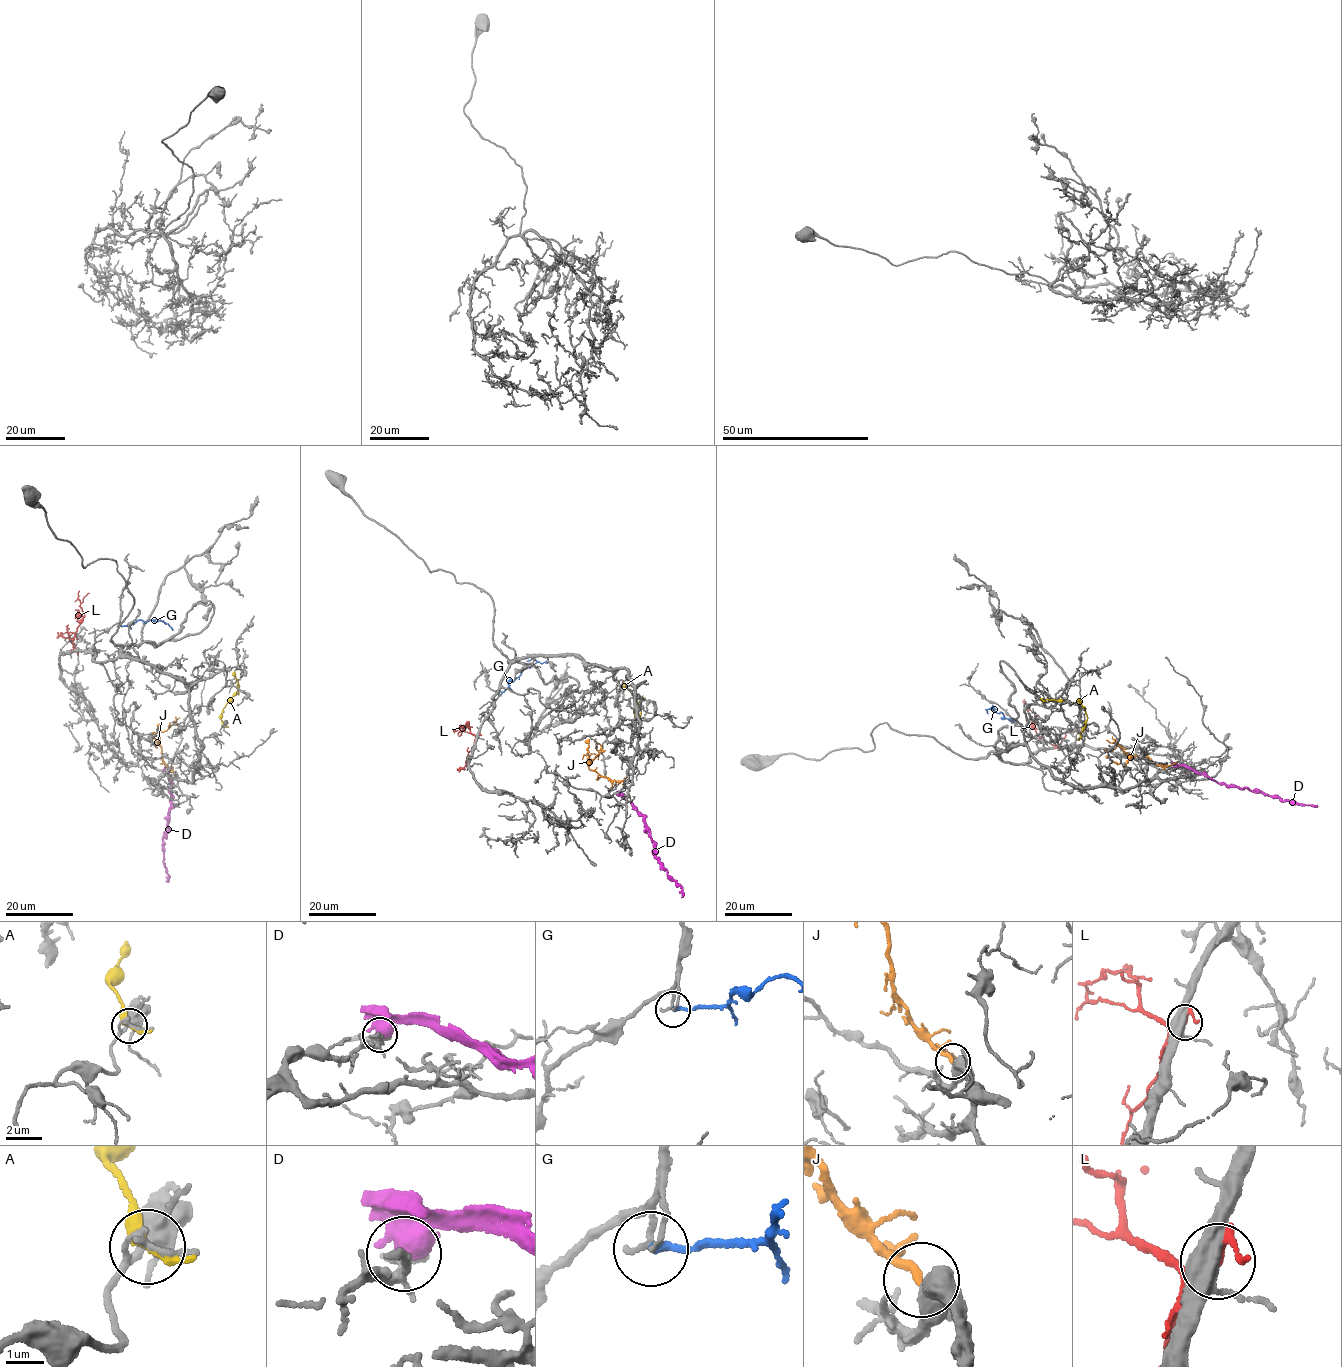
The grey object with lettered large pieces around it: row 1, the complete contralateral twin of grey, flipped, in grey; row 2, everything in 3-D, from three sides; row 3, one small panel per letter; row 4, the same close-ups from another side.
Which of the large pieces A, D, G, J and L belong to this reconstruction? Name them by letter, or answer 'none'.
J

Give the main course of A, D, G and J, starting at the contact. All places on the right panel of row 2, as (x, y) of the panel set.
A: (1079, 739), (1087, 718), (1081, 704), (1077, 701), (1040, 698)
D: (1174, 768), (1181, 765), (1227, 785), (1283, 801), (1318, 806)
G: (1015, 722), (1003, 718), (1001, 712), (996, 713), (992, 706), (986, 710), (988, 713)
J: (1162, 770), (1147, 757), (1127, 754), (1116, 742), (1106, 739)

